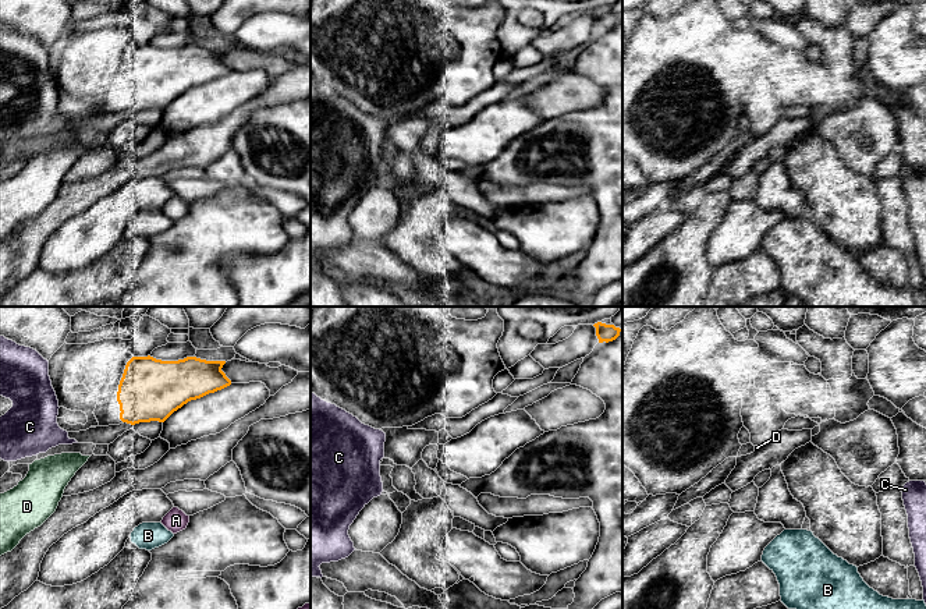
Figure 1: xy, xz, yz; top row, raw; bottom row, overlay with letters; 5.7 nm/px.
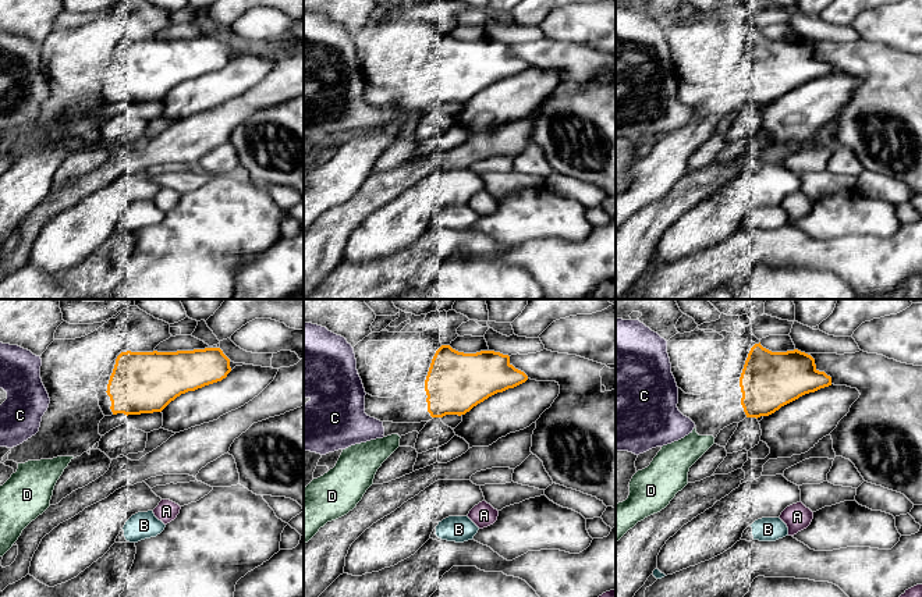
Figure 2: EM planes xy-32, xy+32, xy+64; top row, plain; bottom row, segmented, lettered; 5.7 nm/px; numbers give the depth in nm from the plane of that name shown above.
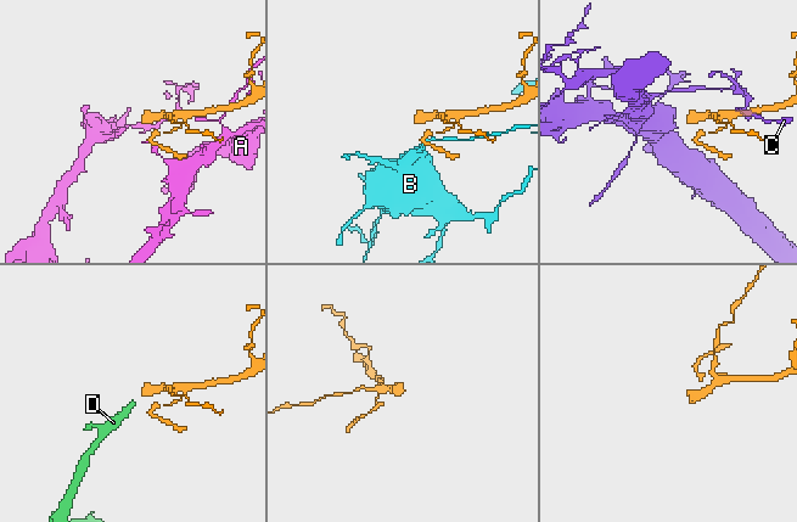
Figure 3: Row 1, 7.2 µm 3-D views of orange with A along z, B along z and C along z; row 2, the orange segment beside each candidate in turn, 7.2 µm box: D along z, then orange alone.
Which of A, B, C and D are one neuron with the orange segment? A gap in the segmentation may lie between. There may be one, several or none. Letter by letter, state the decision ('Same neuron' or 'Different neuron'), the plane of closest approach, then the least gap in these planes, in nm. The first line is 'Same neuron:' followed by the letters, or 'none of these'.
Same neuron: D
A: Different neuron. Closest in xy. Distance 500 nm
B: Different neuron. Closest in xy. Distance 550 nm
C: Different neuron. Closest in xy. Distance 280 nm
D: Same neuron. Closest in xy. Distance 280 nm

